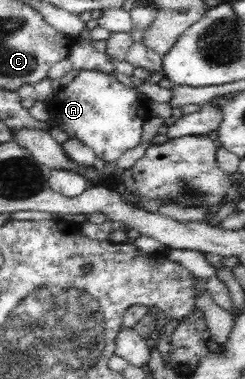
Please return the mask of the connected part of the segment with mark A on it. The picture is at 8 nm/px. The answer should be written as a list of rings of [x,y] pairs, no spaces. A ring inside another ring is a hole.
[[[81,70],[67,88],[60,90],[49,102],[50,122],[94,151],[106,163],[117,161],[127,150],[137,147],[142,138],[148,112],[143,112],[142,96],[136,88],[117,75],[100,70]]]

